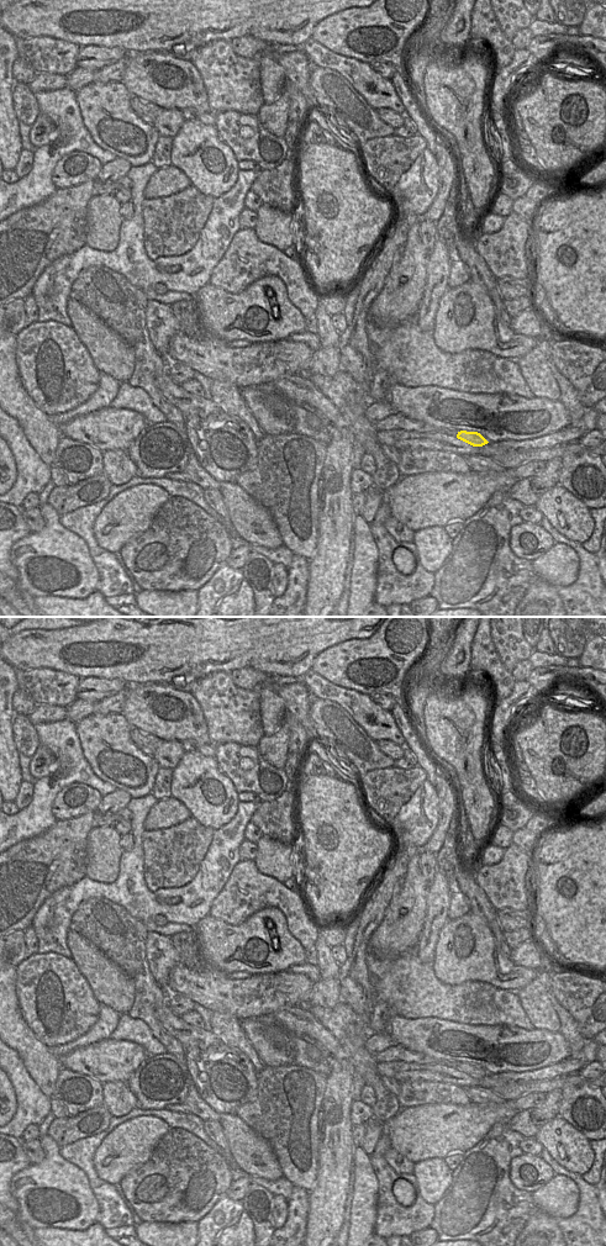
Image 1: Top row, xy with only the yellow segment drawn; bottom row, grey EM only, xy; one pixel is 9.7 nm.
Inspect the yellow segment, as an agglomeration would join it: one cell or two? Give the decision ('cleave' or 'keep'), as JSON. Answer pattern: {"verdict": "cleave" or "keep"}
{"verdict": "keep"}

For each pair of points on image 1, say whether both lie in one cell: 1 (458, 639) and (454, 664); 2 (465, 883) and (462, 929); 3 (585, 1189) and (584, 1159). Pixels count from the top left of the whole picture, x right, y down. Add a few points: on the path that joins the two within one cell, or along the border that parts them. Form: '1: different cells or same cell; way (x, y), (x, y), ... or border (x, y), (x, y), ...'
1: same cell; way (458, 645), (458, 658)
2: different cells; border (469, 911), (490, 932)
3: different cells; border (593, 1161), (580, 1175), (558, 1163)

